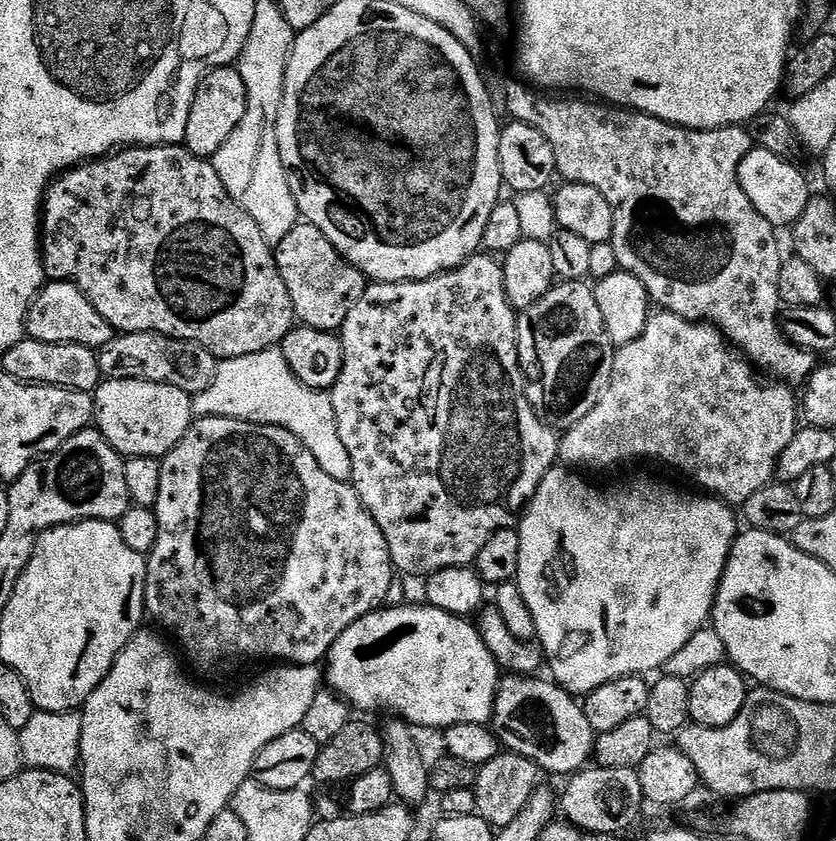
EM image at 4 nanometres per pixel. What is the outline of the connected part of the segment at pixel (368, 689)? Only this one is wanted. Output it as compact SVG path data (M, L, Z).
M419 603L409 608L381 606L351 624L328 651L327 687L347 700L353 709L376 712L379 708L385 708L392 712L388 714L417 729L443 730L455 724L488 724L496 701L496 688L502 679L502 670L496 659L490 650L486 650L486 642L482 642L475 623L427 603Z

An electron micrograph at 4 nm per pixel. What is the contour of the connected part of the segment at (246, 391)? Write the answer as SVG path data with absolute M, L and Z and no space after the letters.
M279 347L267 348L258 354L246 354L242 358L230 358L220 360L216 366L214 382L206 386L206 390L195 393L192 396L192 415L199 418L201 416L221 416L222 418L234 418L235 420L245 420L251 424L269 424L290 430L294 438L298 438L318 458L318 466L330 474L330 478L351 481L352 467L350 466L350 453L346 451L346 446L342 446L342 437L338 435L338 422L334 418L334 406L331 395L327 391L319 388L311 388L302 382L290 370L286 362L283 351Z

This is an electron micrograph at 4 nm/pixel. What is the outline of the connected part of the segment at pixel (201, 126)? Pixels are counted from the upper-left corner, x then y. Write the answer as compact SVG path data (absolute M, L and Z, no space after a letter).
M239 67L214 68L206 73L198 90L194 94L194 102L190 106L190 118L186 122L186 134L183 147L195 156L211 158L226 146L226 138L234 134L242 118L246 116L246 82L242 82Z

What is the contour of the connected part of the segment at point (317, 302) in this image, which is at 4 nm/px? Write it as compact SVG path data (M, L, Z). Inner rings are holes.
M298 222L294 226L294 230L290 230L290 234L286 234L286 238L282 238L282 242L275 245L274 255L278 270L282 274L282 282L290 294L290 302L292 309L296 312L296 320L305 328L339 333L350 310L354 310L354 306L358 306L358 298L362 298L366 287L364 273L359 272L350 261L344 259L344 255L332 245L330 238L326 238L326 234L322 234L322 230L318 230L318 226L307 222Z

